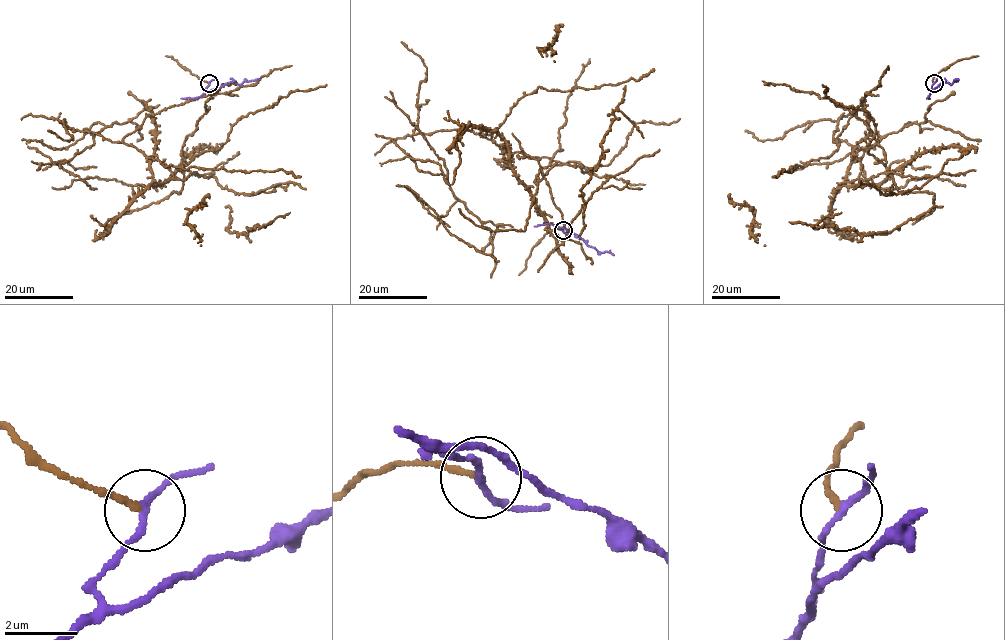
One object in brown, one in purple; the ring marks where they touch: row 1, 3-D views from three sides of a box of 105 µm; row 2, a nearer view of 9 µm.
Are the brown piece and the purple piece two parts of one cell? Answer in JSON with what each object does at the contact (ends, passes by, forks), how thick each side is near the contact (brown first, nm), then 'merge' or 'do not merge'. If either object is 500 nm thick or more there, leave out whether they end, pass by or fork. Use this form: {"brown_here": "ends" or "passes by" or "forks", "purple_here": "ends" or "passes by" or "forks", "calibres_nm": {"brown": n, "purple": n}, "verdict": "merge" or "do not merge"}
{"brown_here": "ends", "purple_here": "passes by", "calibres_nm": {"brown": 160, "purple": 160}, "verdict": "do not merge"}

